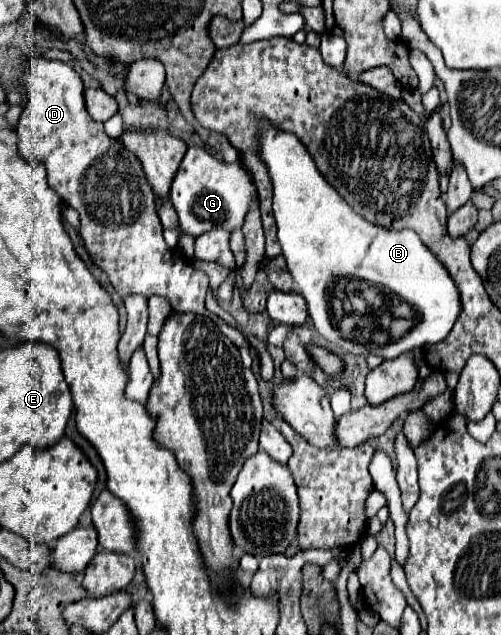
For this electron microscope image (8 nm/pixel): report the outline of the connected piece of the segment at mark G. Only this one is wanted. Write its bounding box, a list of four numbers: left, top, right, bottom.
[171,146,257,236]

